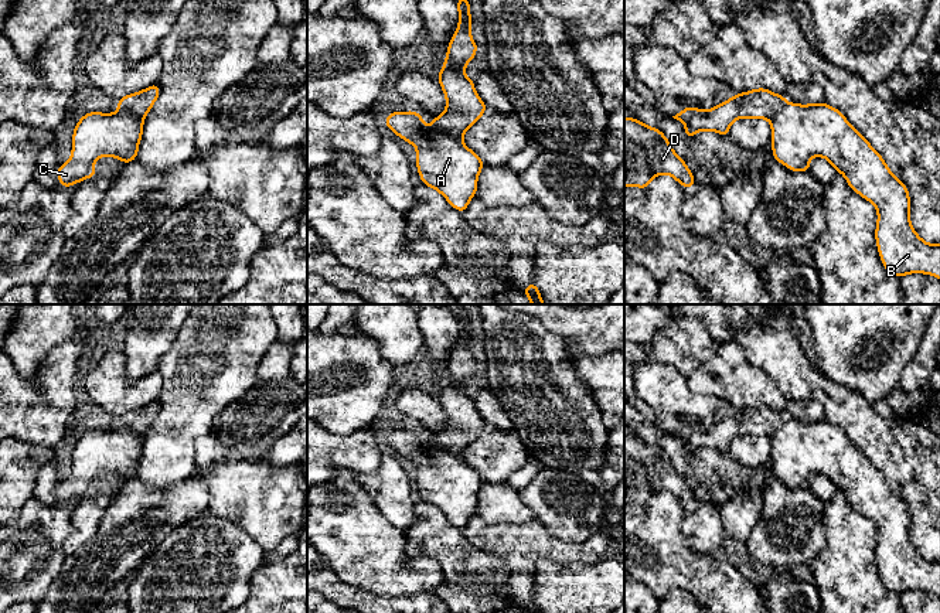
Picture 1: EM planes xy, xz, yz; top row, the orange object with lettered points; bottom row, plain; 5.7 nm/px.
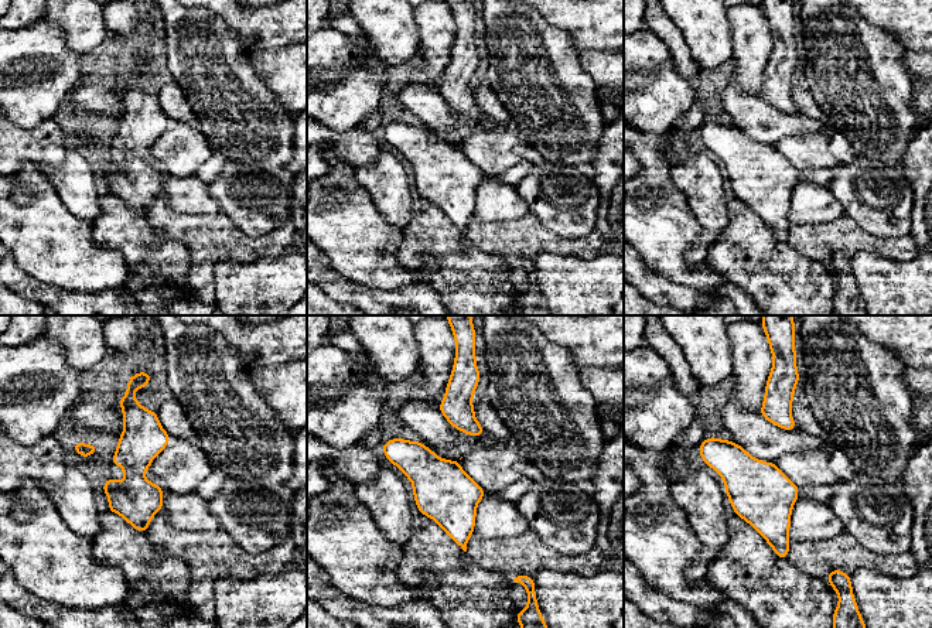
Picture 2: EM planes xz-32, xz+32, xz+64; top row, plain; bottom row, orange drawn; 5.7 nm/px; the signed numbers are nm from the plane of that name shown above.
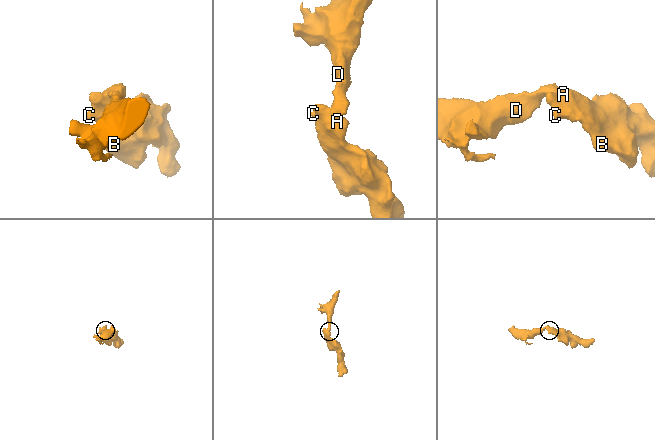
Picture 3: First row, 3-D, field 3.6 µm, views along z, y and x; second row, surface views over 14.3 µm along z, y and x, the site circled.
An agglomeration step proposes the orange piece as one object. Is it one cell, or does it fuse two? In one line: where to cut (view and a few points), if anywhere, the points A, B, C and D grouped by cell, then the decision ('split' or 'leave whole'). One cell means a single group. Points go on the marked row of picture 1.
cut in xz along (429, 128), (433, 132), (446, 133), (459, 140); A B C / D; split

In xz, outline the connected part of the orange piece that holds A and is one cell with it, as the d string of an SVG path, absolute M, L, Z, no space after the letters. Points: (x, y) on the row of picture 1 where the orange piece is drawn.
M392 112L384 122L396 136L416 147L422 184L439 191L457 211L466 211L477 193L484 164L478 154L447 134L433 133L415 112Z

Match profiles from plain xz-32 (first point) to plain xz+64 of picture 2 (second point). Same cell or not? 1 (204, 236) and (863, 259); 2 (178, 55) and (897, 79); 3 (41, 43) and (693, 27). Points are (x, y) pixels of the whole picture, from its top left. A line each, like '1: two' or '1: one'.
1: two
2: one
3: two

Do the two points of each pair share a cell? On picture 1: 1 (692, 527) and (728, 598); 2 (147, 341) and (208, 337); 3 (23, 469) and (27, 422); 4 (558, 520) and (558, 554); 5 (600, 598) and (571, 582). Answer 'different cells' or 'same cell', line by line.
1: different cells
2: different cells
3: different cells
4: different cells
5: same cell

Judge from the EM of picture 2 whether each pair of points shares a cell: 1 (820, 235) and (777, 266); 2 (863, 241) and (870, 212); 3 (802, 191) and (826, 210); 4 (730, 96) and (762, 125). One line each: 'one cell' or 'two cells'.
1: two cells
2: two cells
3: one cell
4: one cell

